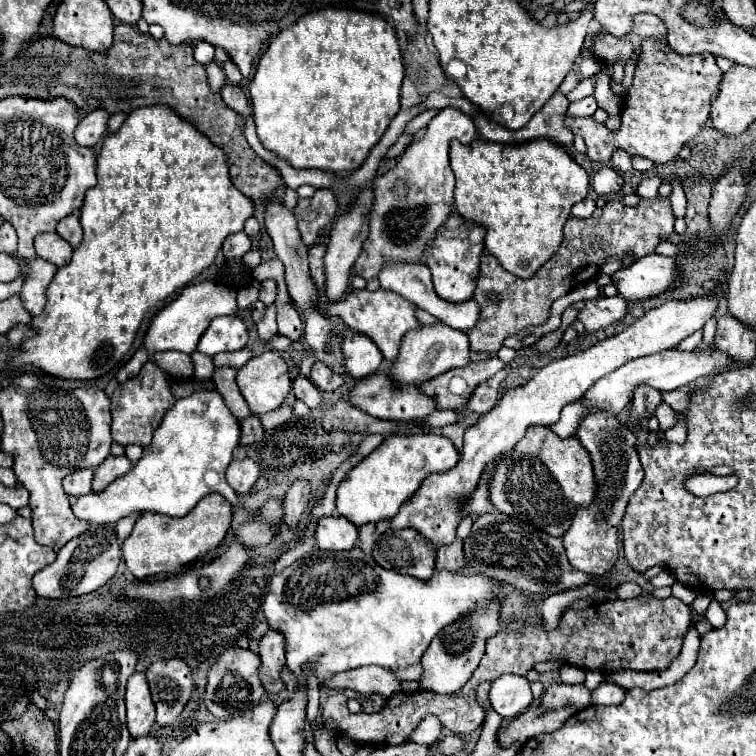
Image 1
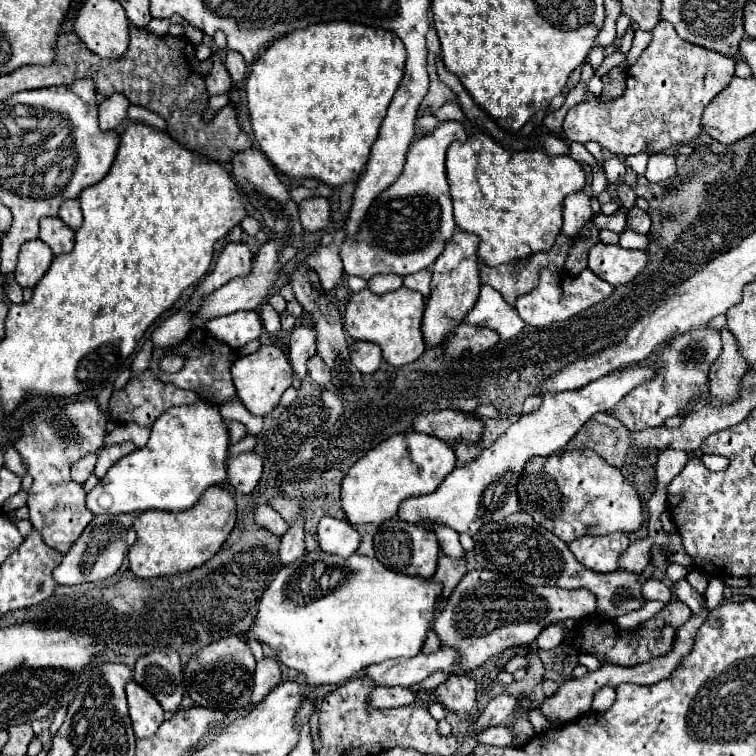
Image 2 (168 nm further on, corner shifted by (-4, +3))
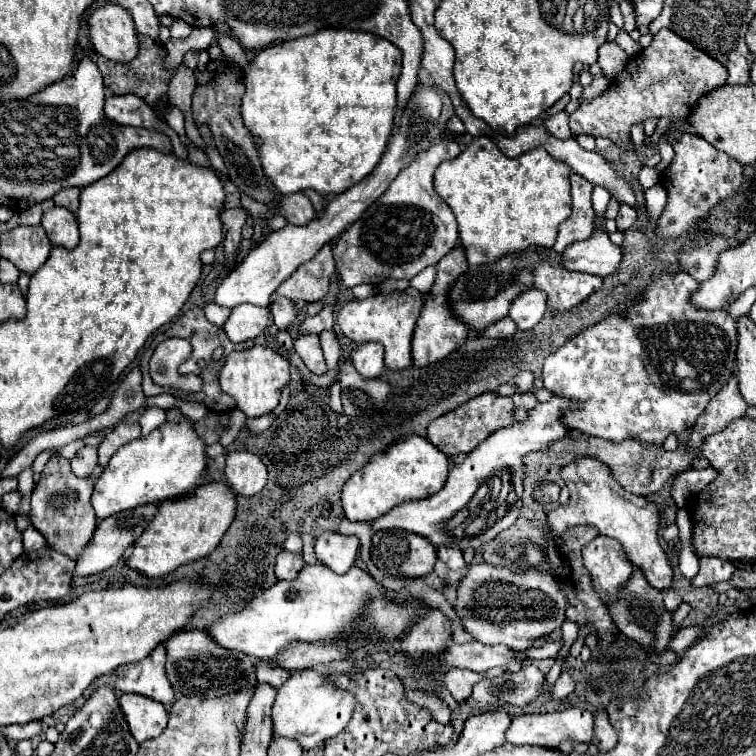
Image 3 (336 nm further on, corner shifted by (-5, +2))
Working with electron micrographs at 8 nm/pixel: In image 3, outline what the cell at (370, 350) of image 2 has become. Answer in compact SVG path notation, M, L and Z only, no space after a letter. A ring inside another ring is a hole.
M369 342L369 344L359 344L351 352L351 362L357 368L357 372L363 378L377 378L383 370L383 350L381 344Z

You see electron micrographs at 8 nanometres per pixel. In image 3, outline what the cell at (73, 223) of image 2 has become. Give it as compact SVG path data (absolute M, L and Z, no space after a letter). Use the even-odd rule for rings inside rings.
M65 188L65 190L59 190L53 196L53 200L55 200L57 206L65 206L71 212L77 212L77 208L79 208L79 192L81 192L81 188Z

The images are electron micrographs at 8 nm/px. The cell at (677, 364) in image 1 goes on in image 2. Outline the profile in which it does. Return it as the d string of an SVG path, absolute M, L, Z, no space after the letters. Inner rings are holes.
M632 365L620 371L608 373L580 391L558 393L558 397L546 397L530 415L520 415L512 421L506 433L502 433L492 445L484 447L480 457L456 467L434 493L412 497L404 501L398 509L398 517L406 523L420 523L430 529L432 523L444 523L456 529L458 533L474 535L480 531L480 525L488 521L500 521L520 509L516 497L516 483L526 461L534 455L554 455L564 449L564 445L582 429L582 425L596 413L606 413L614 409L632 389L652 381L656 377L652 365Z

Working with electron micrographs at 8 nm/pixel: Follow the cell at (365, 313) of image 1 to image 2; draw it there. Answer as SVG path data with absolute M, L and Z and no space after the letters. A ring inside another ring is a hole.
M400 287L396 291L376 295L370 289L362 289L352 293L344 311L344 325L352 339L372 341L382 347L384 359L394 365L406 365L416 361L424 351L424 335L422 335L422 317L424 317L424 297L412 289Z

